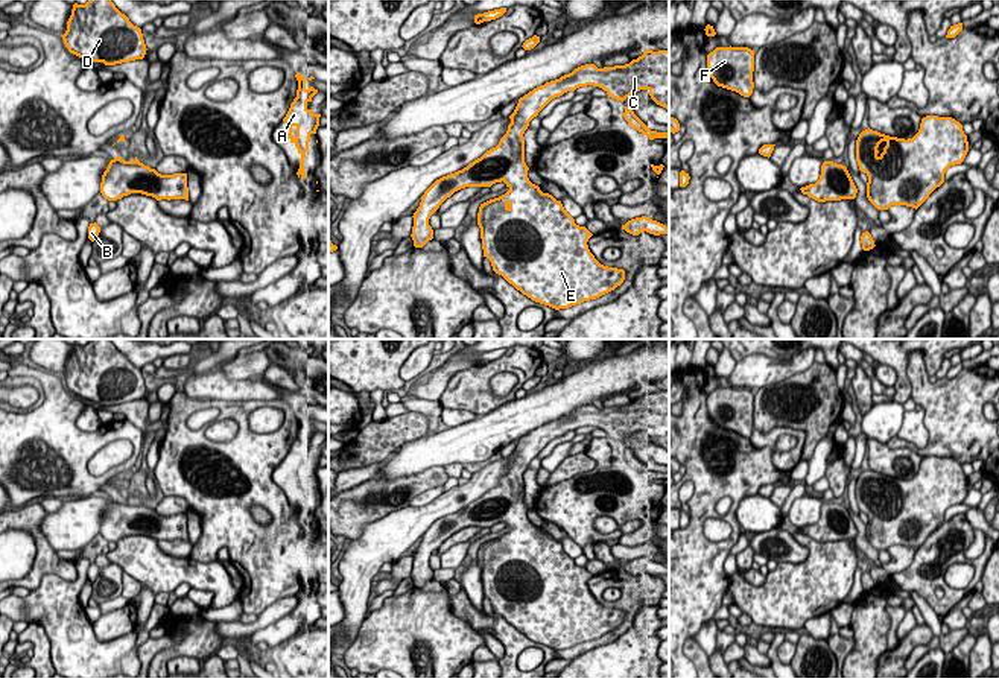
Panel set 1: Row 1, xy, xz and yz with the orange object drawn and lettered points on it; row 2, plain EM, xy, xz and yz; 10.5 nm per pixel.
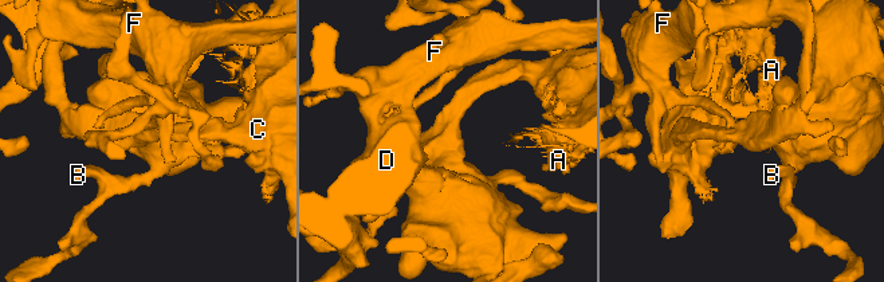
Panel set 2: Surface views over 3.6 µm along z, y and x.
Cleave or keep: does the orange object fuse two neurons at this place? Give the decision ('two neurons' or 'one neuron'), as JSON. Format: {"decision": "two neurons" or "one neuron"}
{"decision": "one neuron"}

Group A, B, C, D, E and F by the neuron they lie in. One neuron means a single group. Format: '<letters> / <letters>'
A B C D E F

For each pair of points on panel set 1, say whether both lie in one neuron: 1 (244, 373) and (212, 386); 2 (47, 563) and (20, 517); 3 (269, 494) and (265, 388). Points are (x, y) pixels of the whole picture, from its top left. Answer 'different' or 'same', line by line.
1: different
2: same
3: different

